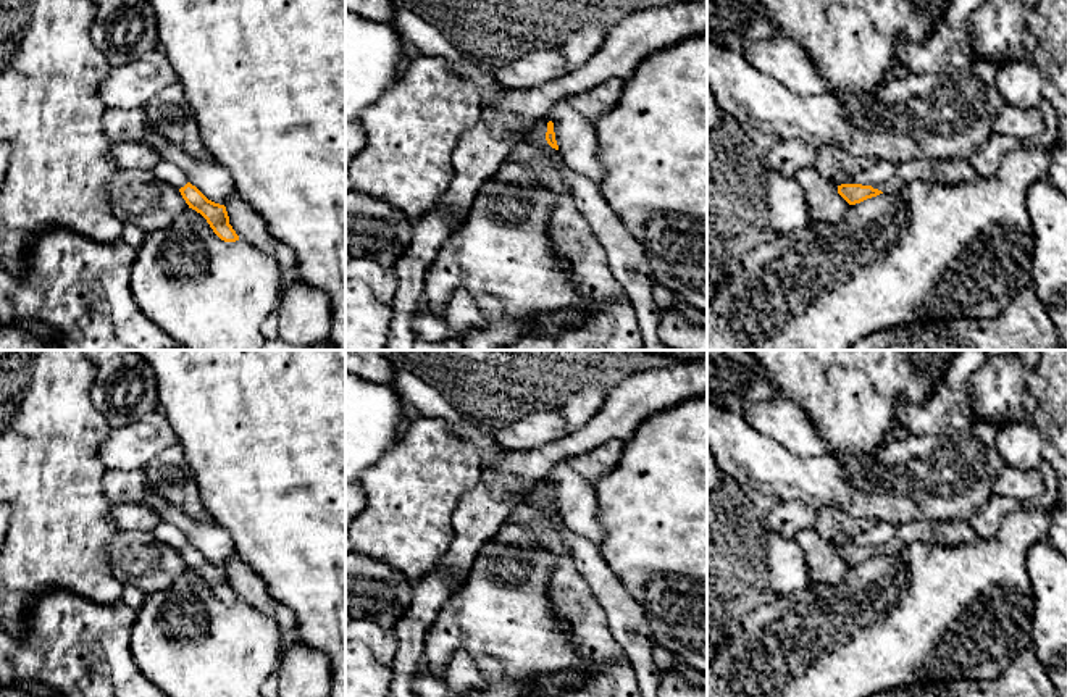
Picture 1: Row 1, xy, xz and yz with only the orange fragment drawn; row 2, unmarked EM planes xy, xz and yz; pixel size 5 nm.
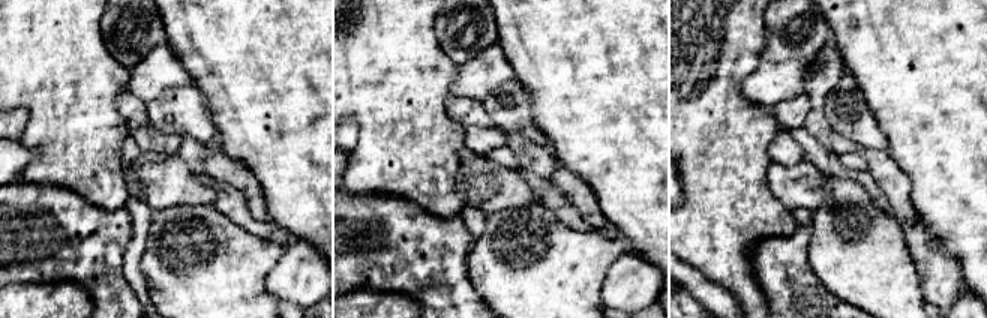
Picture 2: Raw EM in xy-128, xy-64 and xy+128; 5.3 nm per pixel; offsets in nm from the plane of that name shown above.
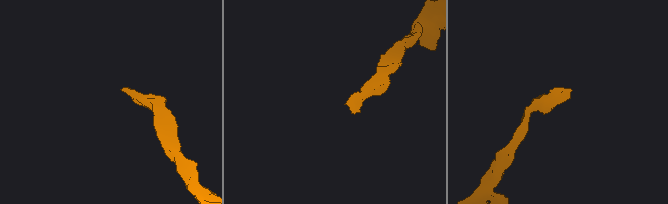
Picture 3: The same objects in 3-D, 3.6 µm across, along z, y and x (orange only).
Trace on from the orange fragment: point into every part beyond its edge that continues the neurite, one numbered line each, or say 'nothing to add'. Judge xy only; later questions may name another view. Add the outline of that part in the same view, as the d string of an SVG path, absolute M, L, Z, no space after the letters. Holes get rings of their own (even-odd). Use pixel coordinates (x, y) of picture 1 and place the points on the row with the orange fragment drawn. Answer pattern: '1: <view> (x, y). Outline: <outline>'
nothing to add

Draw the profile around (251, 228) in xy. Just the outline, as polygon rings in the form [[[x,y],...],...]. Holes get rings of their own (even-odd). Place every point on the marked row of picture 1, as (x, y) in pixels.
[[[237,190],[226,197],[224,207],[229,216],[229,224],[239,239],[278,260],[282,271],[282,294],[299,279],[295,253],[270,234],[265,219],[241,197]]]

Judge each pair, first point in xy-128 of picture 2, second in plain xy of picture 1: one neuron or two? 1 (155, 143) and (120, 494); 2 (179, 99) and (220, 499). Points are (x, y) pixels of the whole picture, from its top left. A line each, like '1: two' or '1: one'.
1: two
2: two

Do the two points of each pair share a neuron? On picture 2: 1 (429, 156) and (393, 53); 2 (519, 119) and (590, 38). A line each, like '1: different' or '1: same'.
1: same
2: different

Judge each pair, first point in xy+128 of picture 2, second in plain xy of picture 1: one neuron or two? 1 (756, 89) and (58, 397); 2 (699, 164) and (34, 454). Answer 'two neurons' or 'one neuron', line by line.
1: two neurons
2: one neuron

